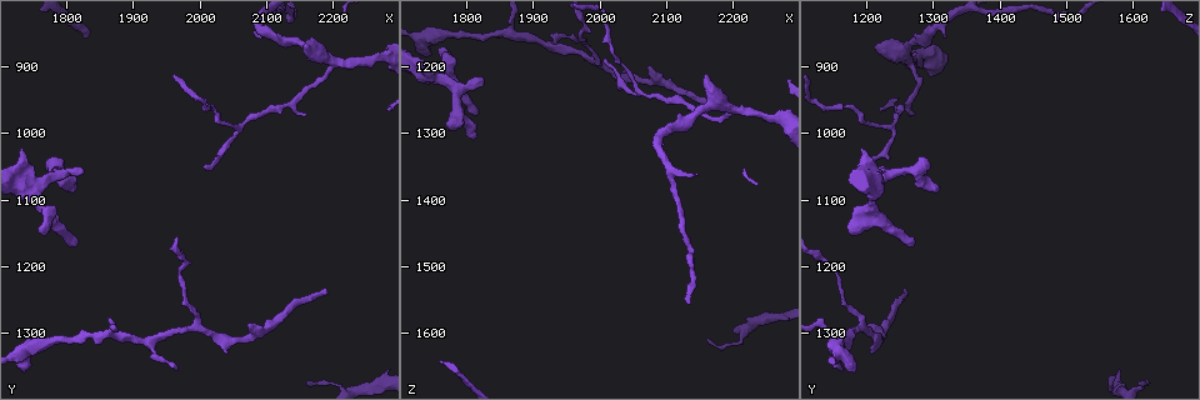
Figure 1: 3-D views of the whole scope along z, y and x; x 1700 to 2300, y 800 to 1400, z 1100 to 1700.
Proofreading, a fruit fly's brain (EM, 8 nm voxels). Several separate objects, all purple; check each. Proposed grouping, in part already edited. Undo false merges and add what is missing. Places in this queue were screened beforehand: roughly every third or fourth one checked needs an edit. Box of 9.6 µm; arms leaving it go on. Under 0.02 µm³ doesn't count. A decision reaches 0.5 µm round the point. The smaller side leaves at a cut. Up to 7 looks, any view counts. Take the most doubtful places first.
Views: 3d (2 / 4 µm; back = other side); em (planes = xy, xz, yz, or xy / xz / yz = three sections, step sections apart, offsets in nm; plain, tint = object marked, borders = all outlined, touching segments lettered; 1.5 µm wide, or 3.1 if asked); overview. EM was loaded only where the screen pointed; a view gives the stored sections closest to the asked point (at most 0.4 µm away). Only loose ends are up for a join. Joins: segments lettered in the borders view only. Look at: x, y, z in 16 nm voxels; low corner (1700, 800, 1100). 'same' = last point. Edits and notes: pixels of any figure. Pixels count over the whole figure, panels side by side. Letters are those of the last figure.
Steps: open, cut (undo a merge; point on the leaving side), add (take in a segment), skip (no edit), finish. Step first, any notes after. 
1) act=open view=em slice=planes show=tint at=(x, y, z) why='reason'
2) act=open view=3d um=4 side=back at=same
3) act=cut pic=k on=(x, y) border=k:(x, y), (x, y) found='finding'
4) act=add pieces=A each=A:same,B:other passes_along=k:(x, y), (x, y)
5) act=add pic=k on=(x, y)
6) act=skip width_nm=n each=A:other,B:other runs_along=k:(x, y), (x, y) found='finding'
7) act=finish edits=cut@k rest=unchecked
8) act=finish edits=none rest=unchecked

act=open view=3d um=4 at=(1765, 1150, 1170) why='free end'

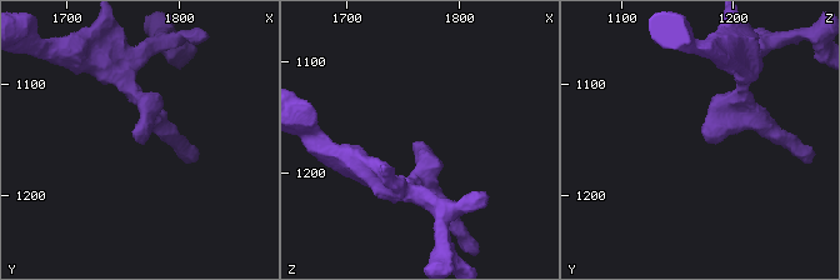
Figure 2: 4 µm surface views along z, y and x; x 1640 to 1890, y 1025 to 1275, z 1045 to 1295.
act=open view=em slice=planes show=borders at=(1760, 1150, 1174)

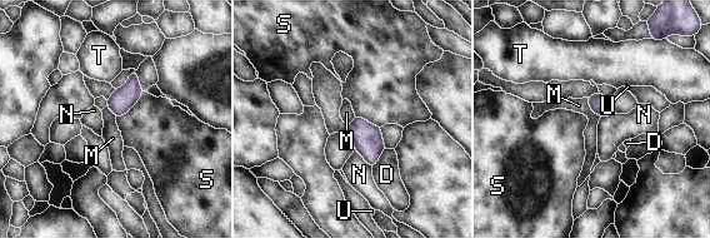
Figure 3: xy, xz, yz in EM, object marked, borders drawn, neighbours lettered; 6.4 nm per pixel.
act=skip each=D:other,M:other,N:other,S:other,T:other,U:other border=3:(586, 98), (588, 105), (600, 117) found='none of them fits'

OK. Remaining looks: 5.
act=open view=em slice=xz step=4 show=borders at=(1745, 1355, 1185) why='an open end'

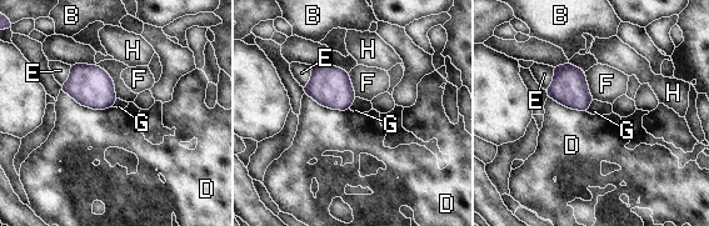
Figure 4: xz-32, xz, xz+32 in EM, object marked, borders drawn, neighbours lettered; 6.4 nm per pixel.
act=open view=em slice=planes show=borders at=same

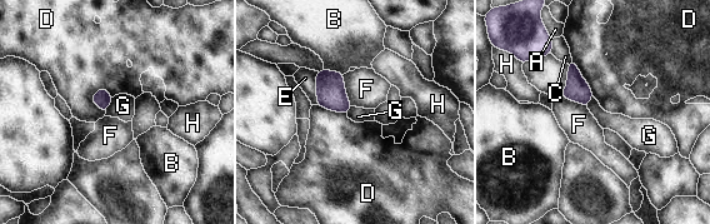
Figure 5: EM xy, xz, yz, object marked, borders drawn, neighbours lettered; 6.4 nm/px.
act=skip each=A:other,B:other,C:other,D:other,E:other,F:other,G:other,H:other border=5:(113, 98), (105, 110) found='no lettered segment goes on from it'

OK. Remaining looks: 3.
act=open view=em slice=planes show=borders at=(1965, 1355, 1165) why='an open end'

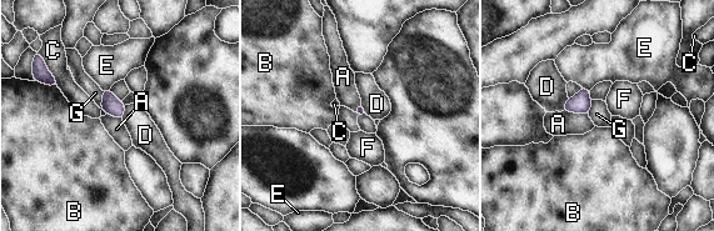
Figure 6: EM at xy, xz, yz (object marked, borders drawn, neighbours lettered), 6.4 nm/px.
act=skip longest_contact=A:170nm each=A:other,B:other,C:other,D:other,E:other,F:other,G:other found='none of them fits'

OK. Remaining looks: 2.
act=finish edits=none rest=unchecked

